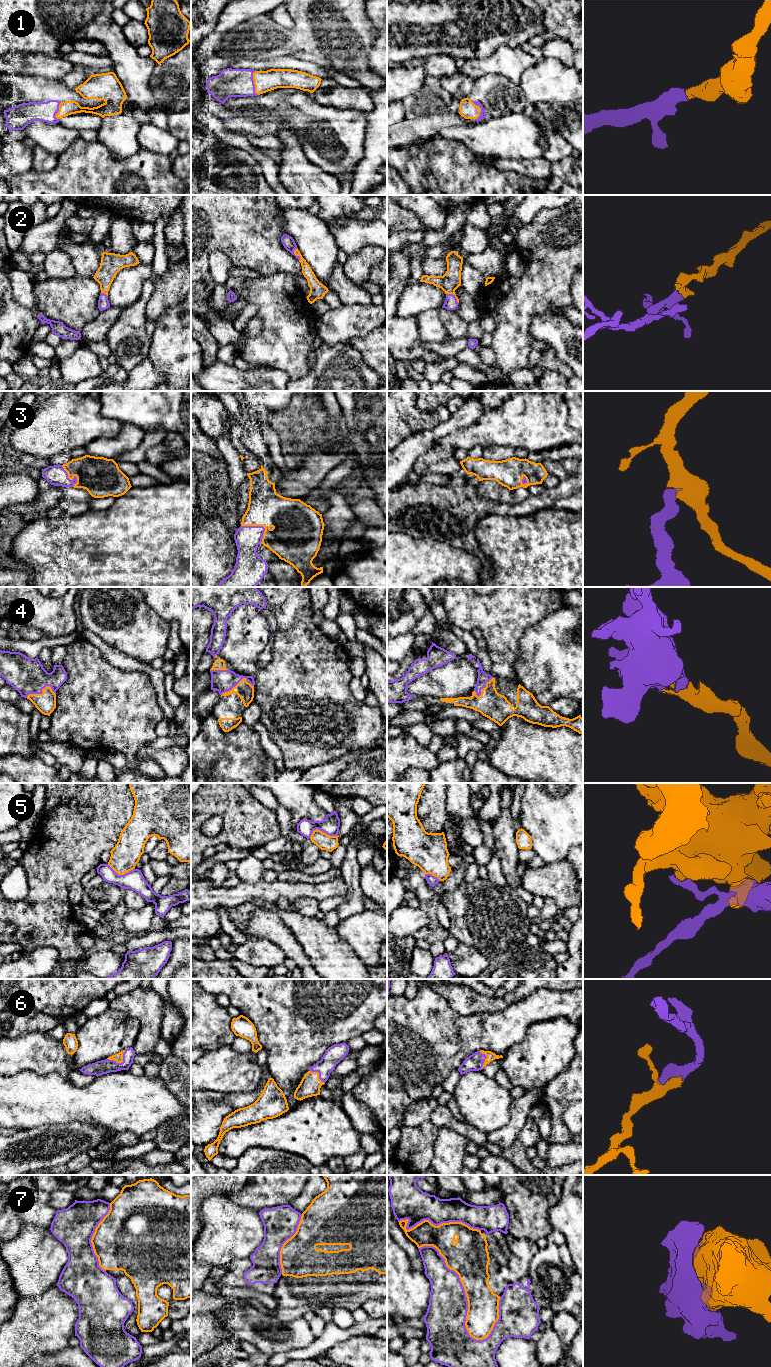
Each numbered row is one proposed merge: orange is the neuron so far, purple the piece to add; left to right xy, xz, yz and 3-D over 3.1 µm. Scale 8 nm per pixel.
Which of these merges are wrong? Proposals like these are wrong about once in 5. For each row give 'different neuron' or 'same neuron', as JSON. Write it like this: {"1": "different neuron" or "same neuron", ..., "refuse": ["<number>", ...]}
{"1": "same neuron", "2": "same neuron", "3": "same neuron", "4": "same neuron", "5": "different neuron", "6": "same neuron", "7": "different neuron", "refuse": ["5", "7"]}

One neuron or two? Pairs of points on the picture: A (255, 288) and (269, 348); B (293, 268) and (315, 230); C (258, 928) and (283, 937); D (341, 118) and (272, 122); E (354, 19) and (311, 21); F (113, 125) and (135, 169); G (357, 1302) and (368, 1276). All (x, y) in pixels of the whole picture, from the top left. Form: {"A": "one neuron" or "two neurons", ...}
{"A": "one neuron", "B": "two neurons", "C": "one neuron", "D": "one neuron", "E": "one neuron", "F": "two neurons", "G": "one neuron"}

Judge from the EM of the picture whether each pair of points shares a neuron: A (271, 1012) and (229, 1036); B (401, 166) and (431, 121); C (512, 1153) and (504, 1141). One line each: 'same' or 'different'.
A: different
B: different
C: different

